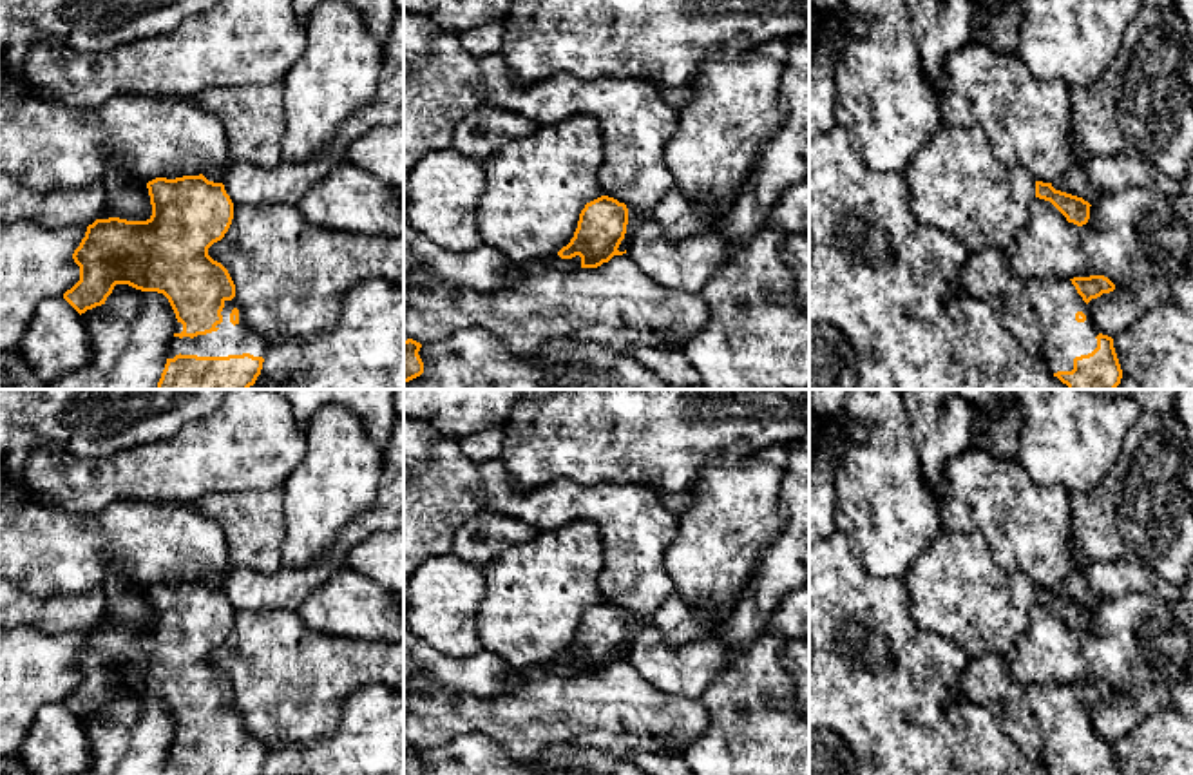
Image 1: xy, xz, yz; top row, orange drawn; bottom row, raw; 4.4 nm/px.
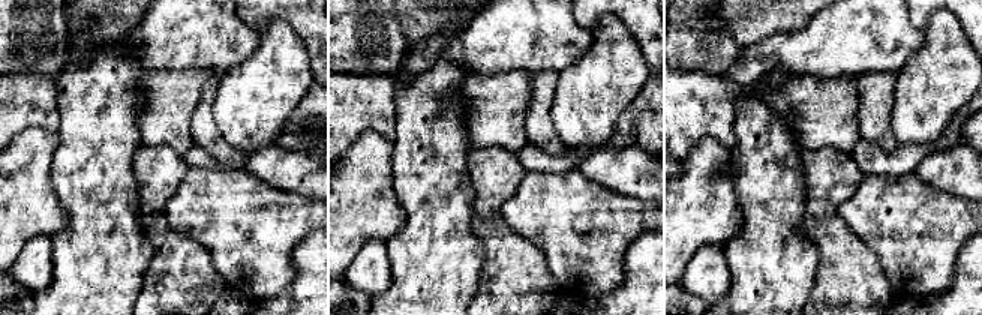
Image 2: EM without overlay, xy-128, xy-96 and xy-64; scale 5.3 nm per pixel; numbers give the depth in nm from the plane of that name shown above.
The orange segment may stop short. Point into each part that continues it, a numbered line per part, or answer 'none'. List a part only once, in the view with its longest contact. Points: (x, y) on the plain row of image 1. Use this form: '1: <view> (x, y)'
1: xy (229, 745)

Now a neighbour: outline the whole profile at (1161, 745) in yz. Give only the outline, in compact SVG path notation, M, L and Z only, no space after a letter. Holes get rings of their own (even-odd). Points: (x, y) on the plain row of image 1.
M1171 708L1148 715L1112 744L1121 775L1193 775L1193 719Z

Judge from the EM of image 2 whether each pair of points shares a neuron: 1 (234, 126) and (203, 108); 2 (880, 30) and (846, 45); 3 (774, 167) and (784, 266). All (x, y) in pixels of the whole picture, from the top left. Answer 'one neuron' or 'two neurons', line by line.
1: two neurons
2: one neuron
3: one neuron

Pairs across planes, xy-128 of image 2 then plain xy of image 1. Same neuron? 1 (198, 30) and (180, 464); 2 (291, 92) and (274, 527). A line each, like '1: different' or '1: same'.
1: same
2: different

